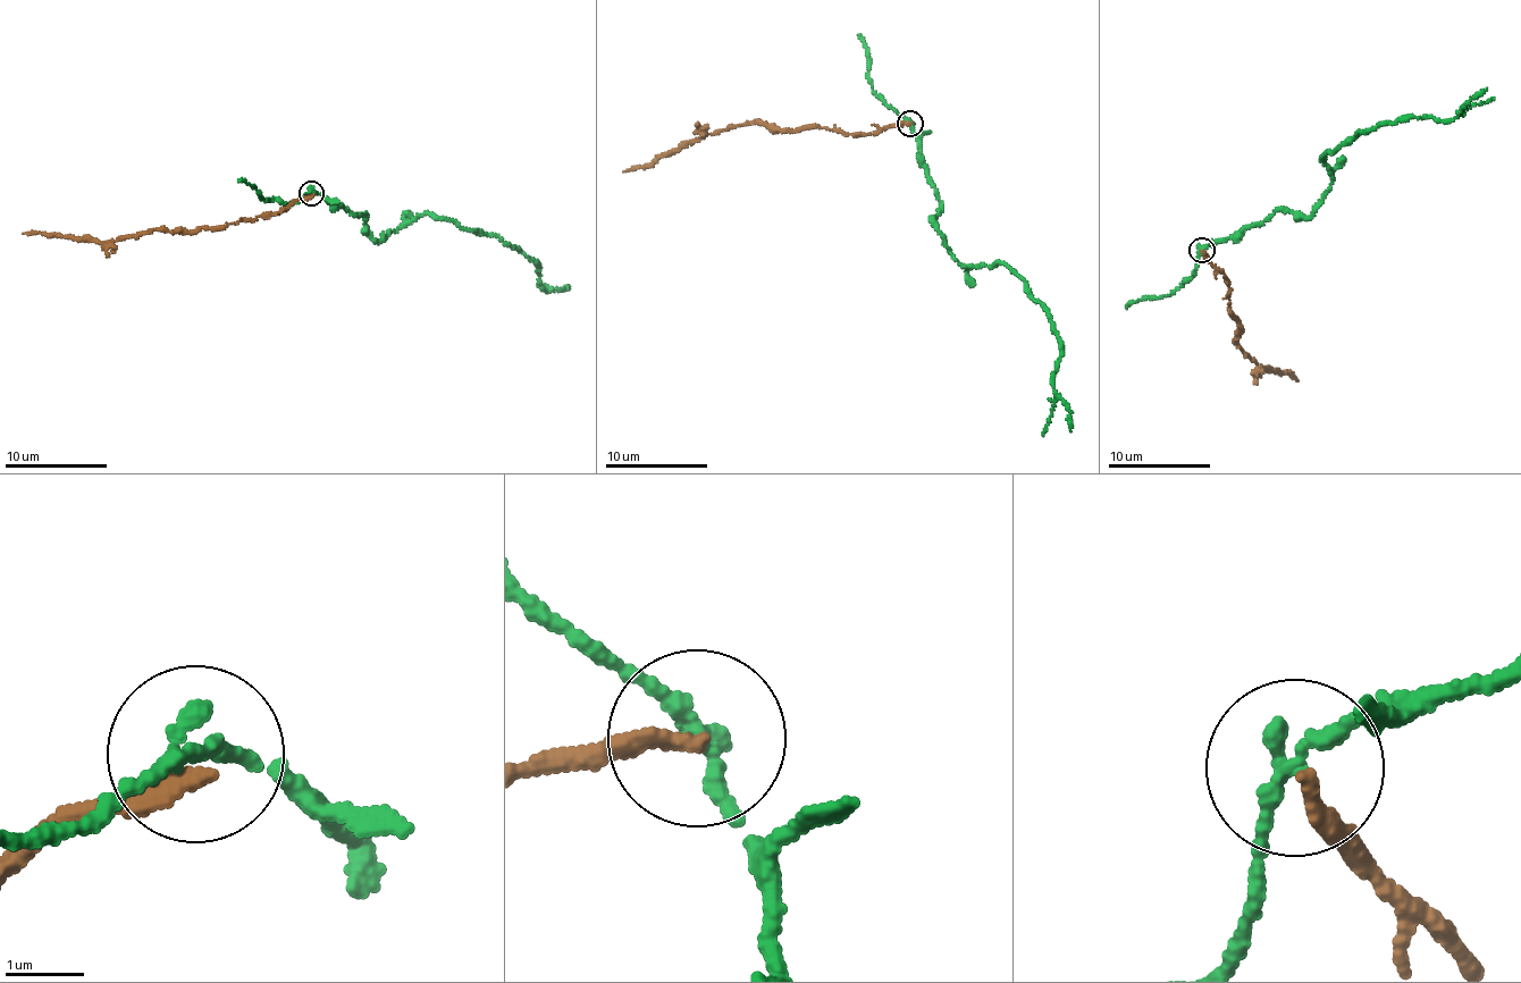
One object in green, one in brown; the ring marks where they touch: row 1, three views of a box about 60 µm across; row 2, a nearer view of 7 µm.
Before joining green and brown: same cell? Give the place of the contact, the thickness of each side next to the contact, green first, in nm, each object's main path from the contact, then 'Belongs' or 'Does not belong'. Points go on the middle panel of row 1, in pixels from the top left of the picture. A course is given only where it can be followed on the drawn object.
Place: (909, 123). Thickness 220 nm (green) against 240 nm. Course of green: (910, 124), (948, 251), (967, 265), (1002, 263), (1041, 304), (1060, 343), (1056, 401), (1043, 436). Course of brown: (909, 123), (854, 136), (816, 127), (772, 132), (757, 123), (715, 131), (655, 156), (652, 162), (623, 171). Does not belong

